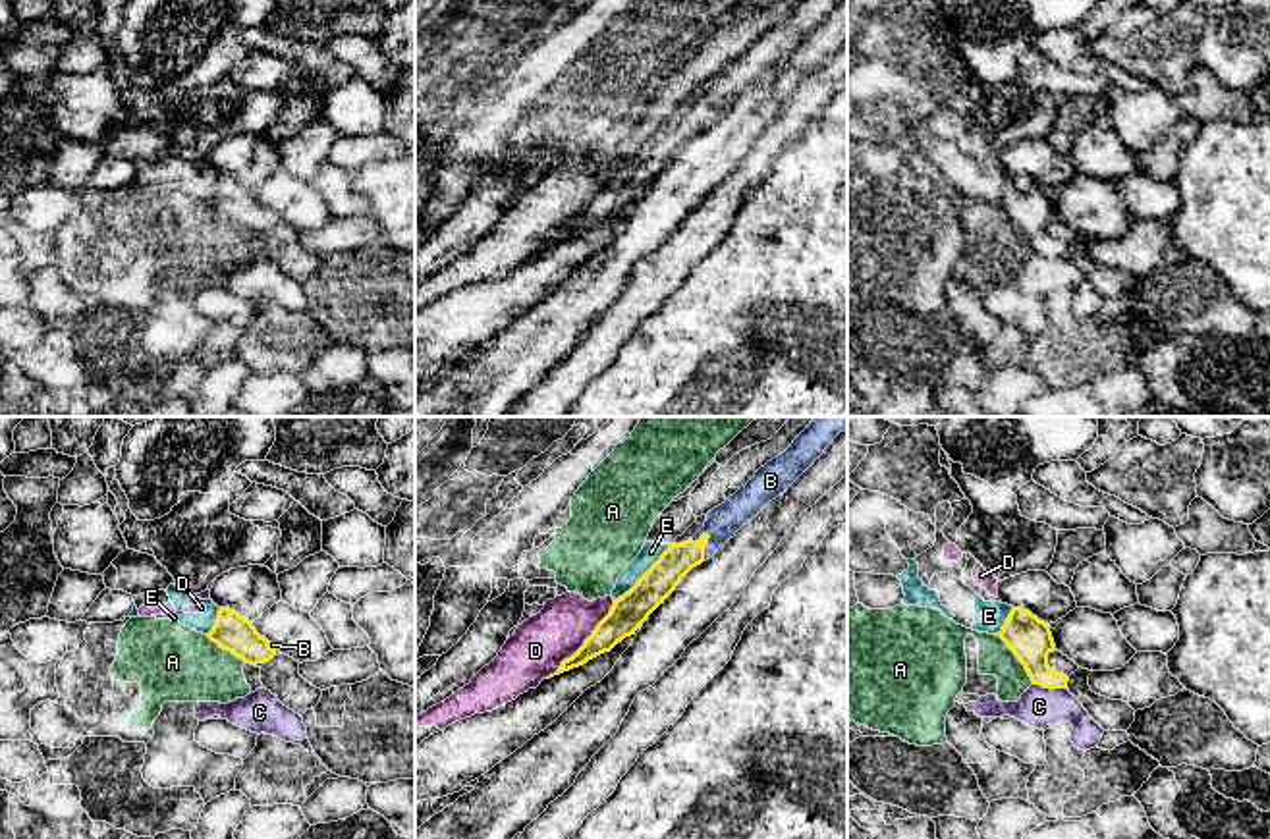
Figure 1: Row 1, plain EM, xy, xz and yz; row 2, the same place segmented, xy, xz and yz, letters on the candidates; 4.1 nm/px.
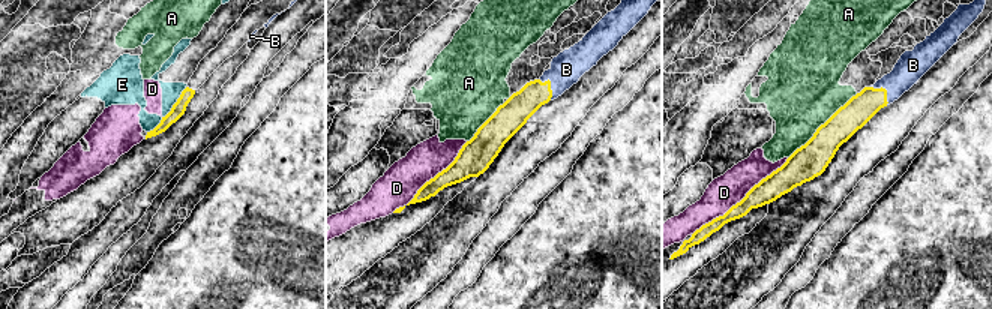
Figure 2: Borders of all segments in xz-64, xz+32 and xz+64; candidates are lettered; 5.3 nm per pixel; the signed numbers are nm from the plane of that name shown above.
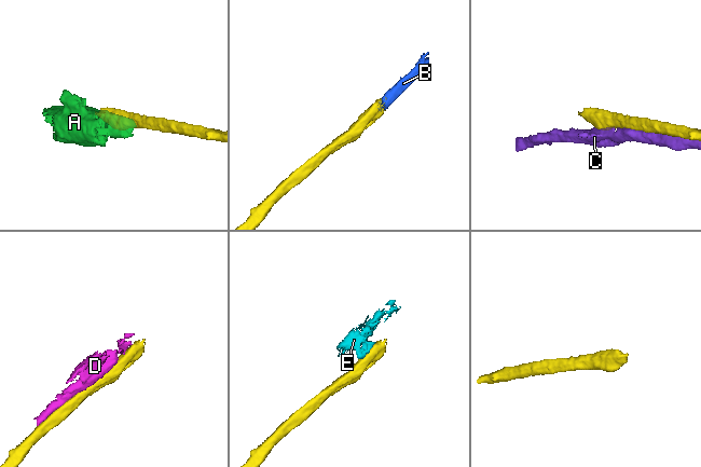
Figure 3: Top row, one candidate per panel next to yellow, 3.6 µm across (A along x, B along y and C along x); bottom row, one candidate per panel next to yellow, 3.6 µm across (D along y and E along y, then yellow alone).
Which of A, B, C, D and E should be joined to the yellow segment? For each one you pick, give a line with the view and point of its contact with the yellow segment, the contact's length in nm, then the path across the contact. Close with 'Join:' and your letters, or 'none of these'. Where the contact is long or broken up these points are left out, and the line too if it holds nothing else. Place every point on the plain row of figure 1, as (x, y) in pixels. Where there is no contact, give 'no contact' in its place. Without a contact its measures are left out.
B: contact xz (705, 114); length 120 nm
Join: B

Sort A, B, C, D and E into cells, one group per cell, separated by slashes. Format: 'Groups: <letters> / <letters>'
Groups: A / B / C / D E

